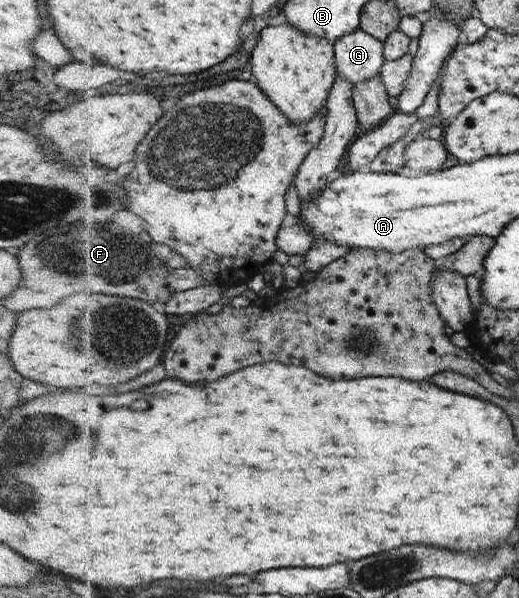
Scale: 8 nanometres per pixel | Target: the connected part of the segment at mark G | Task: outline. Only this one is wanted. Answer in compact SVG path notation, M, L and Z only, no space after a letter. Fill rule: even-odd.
M360 29L355 30L347 37L341 37L339 40L335 40L334 54L335 68L338 71L337 76L345 78L345 82L351 82L353 87L380 74L380 70L386 61L383 43Z

